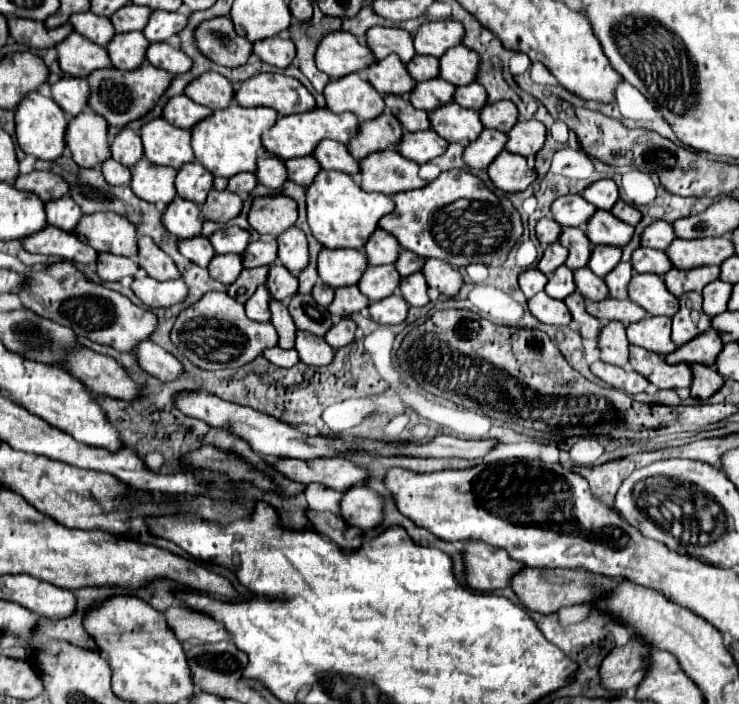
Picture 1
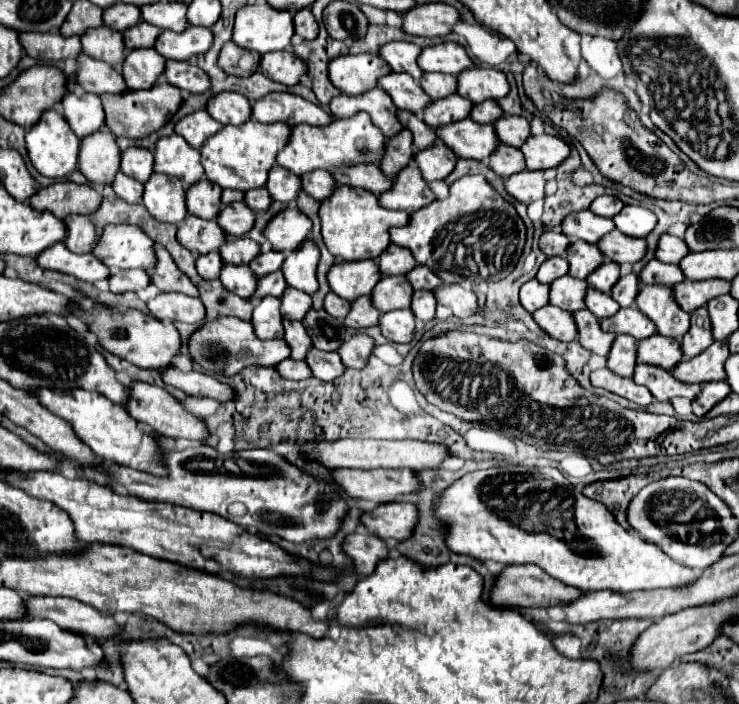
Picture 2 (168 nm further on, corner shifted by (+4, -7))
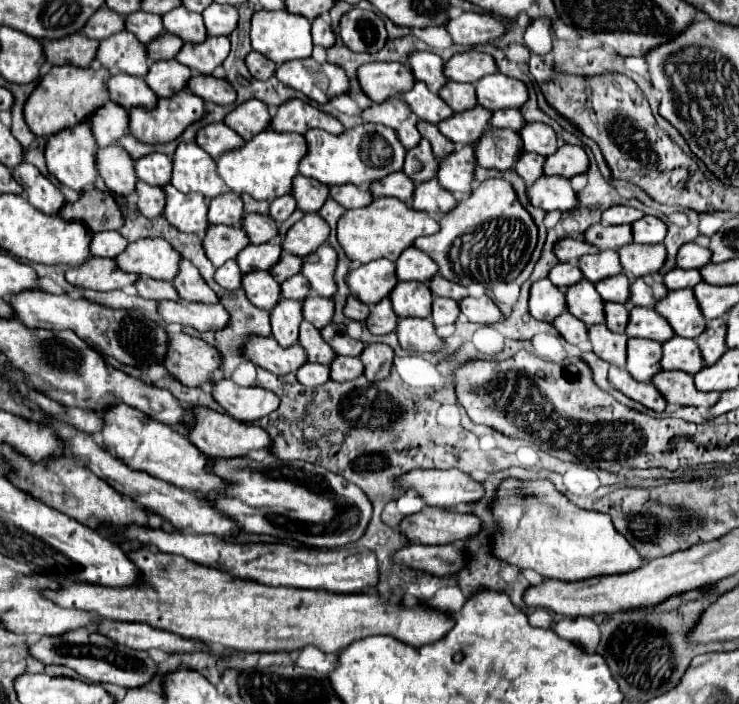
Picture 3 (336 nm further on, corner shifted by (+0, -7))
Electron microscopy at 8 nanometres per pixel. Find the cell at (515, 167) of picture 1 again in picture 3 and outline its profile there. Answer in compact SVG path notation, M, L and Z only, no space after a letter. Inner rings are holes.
M542 175L536 183L528 185L526 195L534 207L540 207L544 211L570 211L576 207L576 193L572 191L566 177Z

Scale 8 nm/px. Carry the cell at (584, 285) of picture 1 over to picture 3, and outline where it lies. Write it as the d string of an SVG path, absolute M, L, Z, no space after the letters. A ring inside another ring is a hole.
M604 303L604 313L606 313L606 325L614 333L624 333L624 323L628 323L628 309L624 303Z

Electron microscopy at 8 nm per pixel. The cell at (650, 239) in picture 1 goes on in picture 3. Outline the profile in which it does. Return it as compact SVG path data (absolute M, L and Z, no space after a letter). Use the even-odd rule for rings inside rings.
M690 241L678 249L676 265L680 269L700 269L706 263L710 263L710 251L706 247L700 247L694 241Z

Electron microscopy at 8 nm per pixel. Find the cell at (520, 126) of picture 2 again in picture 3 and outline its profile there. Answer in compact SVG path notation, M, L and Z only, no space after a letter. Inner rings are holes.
M526 123L526 127L520 129L520 137L524 143L524 151L530 153L538 153L546 157L558 149L558 137L554 129L544 123Z

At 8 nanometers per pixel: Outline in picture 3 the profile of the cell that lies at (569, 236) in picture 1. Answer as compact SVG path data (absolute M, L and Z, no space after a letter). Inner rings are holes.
M598 251L592 255L584 255L578 259L578 267L584 273L584 277L592 283L598 283L600 279L622 273L616 251Z

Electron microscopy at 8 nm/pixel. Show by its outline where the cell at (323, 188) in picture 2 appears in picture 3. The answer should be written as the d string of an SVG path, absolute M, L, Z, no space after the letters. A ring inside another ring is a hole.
M344 183L344 185L330 185L330 197L334 201L338 201L344 209L352 209L352 207L364 207L372 201L372 195L368 193L368 189L352 185L352 183Z

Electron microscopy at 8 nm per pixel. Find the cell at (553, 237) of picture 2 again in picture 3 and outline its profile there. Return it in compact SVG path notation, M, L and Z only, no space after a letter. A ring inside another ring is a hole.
M558 239L554 243L554 255L558 257L558 261L578 261L578 257L586 255L586 253L596 253L598 249L590 243L586 243L584 239Z

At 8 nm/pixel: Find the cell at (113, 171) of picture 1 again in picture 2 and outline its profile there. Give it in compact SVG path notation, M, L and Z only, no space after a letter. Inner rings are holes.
M118 173L116 175L116 179L112 183L112 189L126 203L140 203L142 201L142 195L144 195L144 185L140 181L124 175L124 173Z

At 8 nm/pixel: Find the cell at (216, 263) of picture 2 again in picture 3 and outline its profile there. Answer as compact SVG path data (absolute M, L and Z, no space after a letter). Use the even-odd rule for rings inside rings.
M226 261L222 267L216 269L214 281L216 281L220 287L232 291L232 289L238 289L238 287L240 287L240 275L242 275L242 271L240 271L238 263L236 263L236 261Z

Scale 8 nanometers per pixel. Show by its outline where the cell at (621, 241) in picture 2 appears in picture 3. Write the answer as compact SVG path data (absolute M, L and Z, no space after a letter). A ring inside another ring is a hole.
M628 243L626 247L618 249L622 269L632 273L634 277L642 277L648 273L656 273L666 259L666 247L662 243L656 245L640 245Z

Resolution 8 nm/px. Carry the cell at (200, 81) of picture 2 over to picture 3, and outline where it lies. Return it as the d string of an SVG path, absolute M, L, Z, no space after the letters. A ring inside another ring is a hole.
M194 75L192 79L188 79L186 89L208 103L230 105L236 99L236 91L232 89L232 85L226 79L214 75Z

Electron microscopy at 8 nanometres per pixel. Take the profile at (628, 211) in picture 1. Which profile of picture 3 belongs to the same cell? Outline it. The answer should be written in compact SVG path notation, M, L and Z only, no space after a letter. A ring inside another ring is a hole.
M644 215L632 223L632 237L636 243L662 243L666 235L666 223L654 215Z

